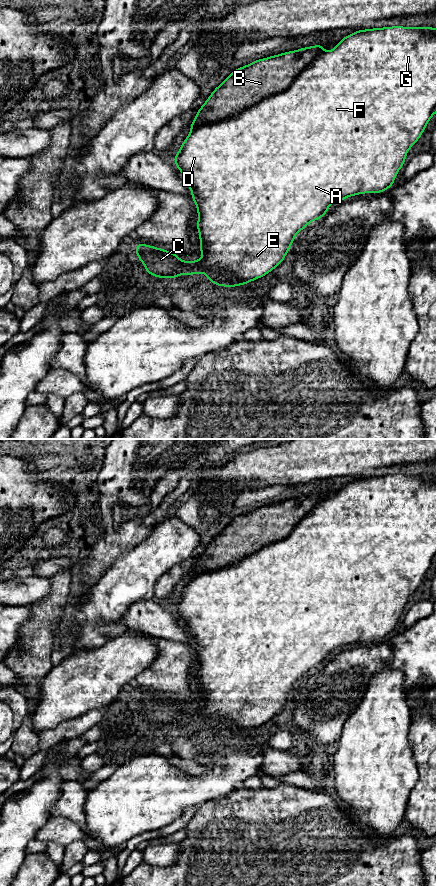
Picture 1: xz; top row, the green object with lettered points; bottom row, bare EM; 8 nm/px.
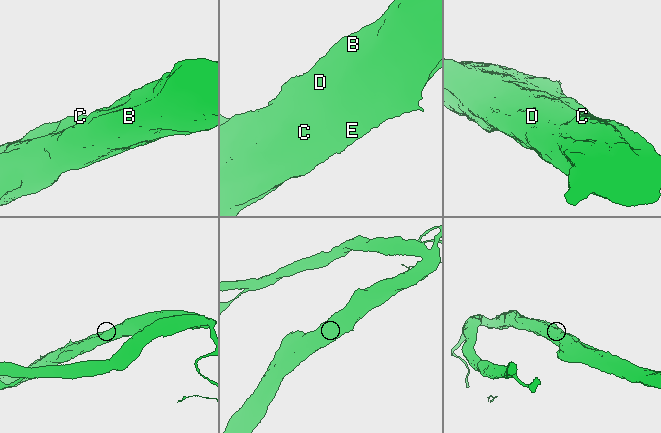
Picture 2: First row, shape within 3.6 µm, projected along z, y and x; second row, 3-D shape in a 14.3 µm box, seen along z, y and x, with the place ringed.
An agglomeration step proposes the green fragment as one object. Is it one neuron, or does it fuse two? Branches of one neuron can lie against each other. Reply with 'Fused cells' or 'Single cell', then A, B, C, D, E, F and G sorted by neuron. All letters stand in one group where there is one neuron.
Single cell. Groups: A B C D E F G

